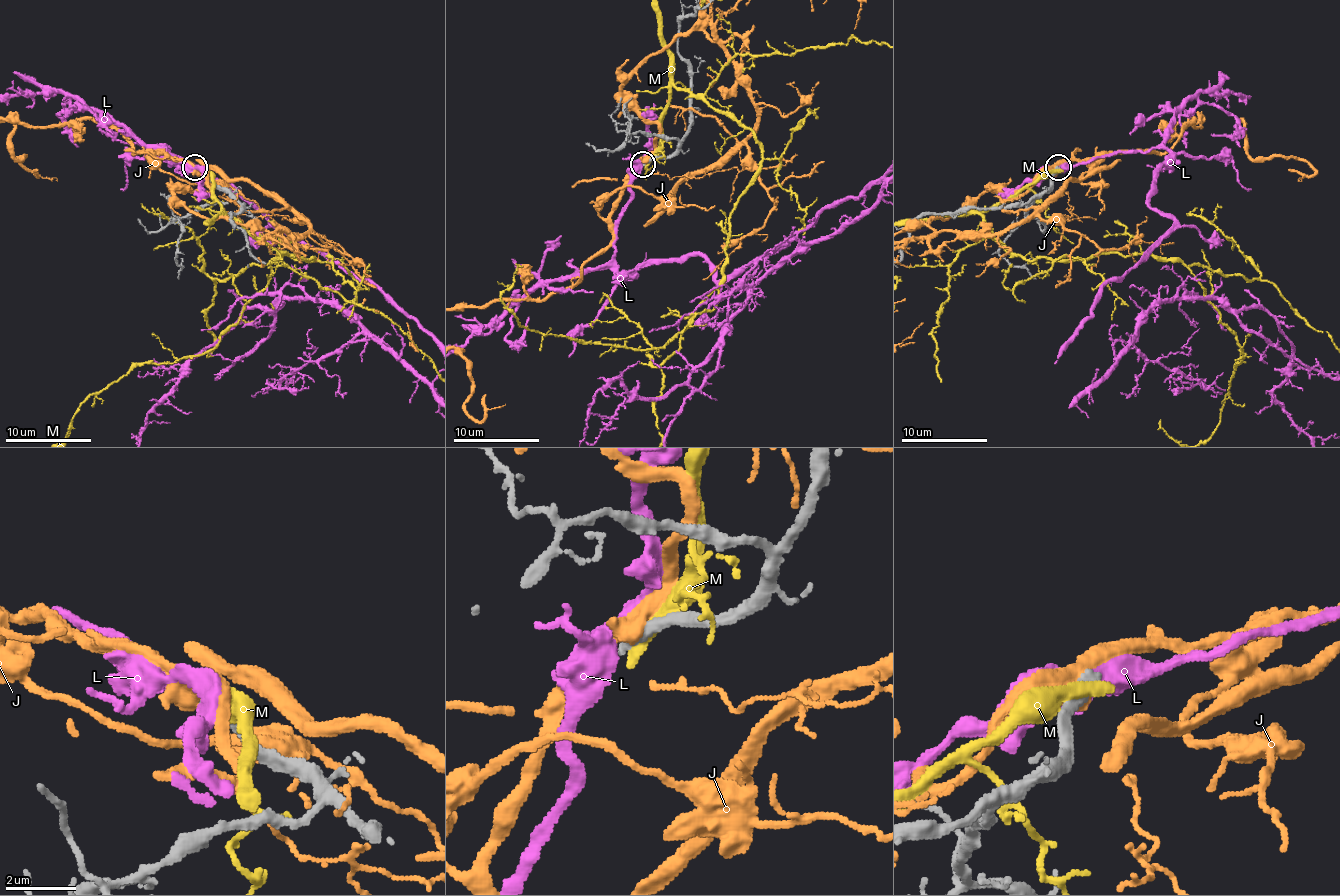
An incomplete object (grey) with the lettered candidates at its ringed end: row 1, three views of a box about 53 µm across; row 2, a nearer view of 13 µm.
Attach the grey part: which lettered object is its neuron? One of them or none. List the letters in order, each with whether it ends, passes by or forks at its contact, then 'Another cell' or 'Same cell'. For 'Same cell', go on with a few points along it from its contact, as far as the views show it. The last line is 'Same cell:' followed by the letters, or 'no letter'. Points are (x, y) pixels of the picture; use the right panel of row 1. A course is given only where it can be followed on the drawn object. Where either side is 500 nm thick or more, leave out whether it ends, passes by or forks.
J: Another cell
L: It forks there. Another cell
M: It ends there. Another cell
Same cell: no letter

